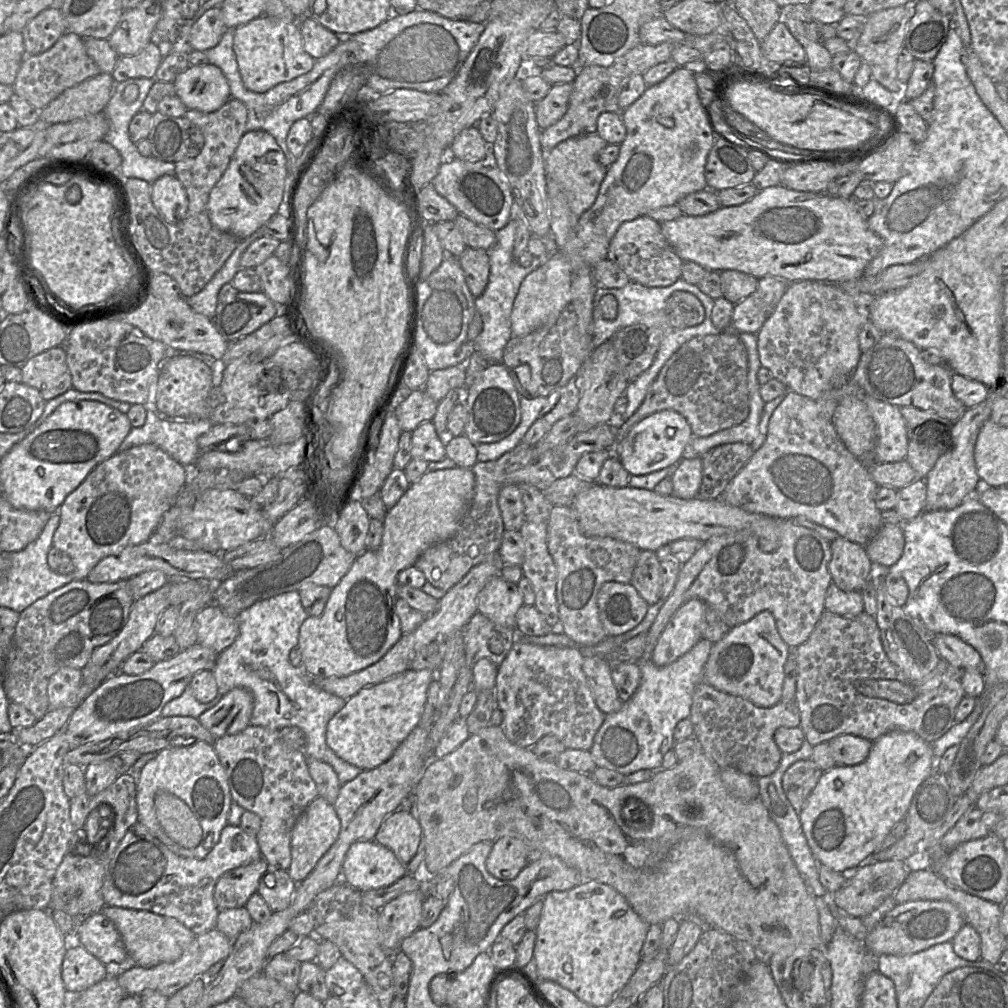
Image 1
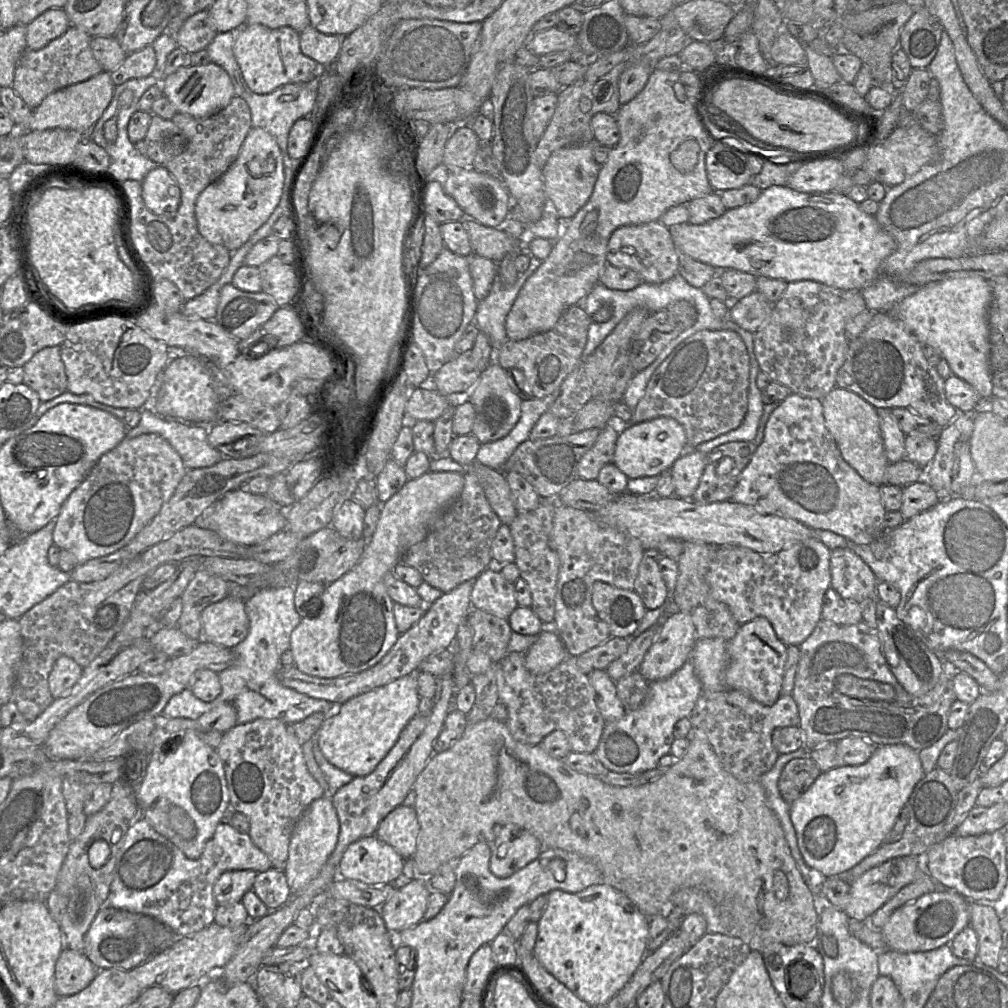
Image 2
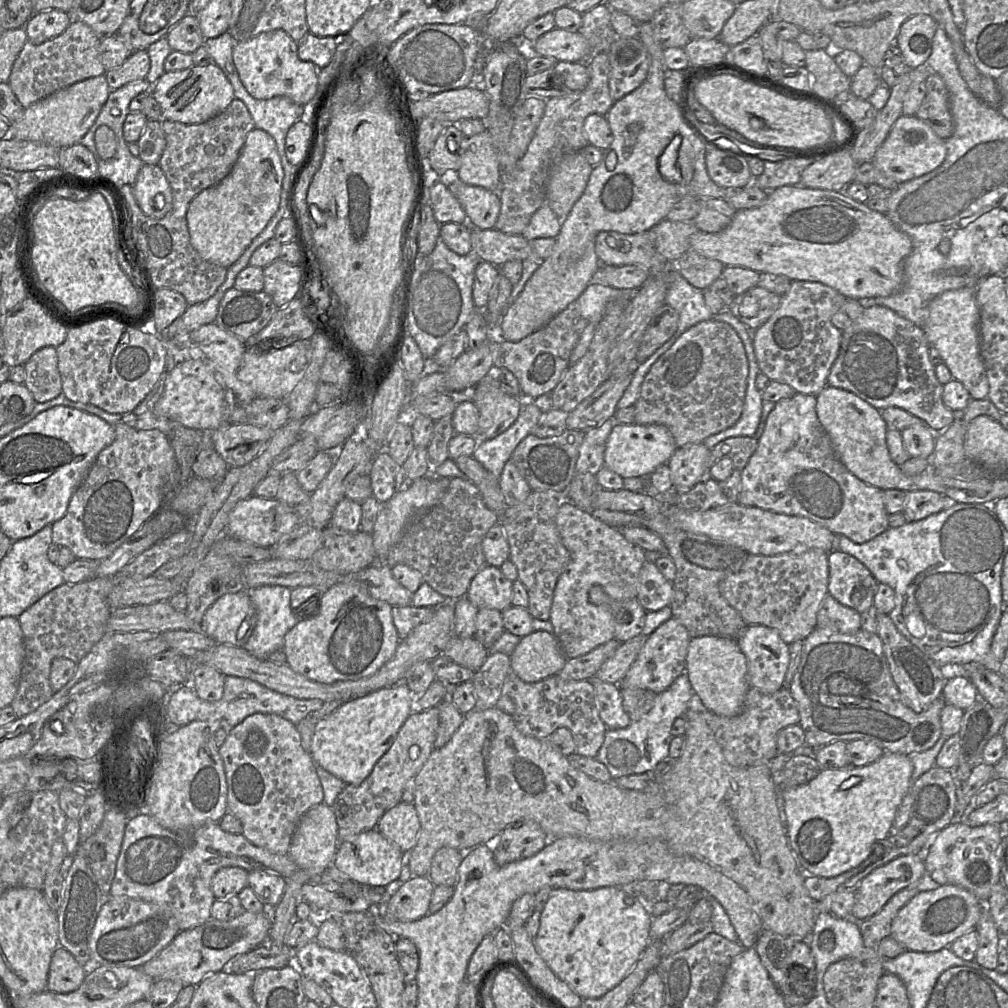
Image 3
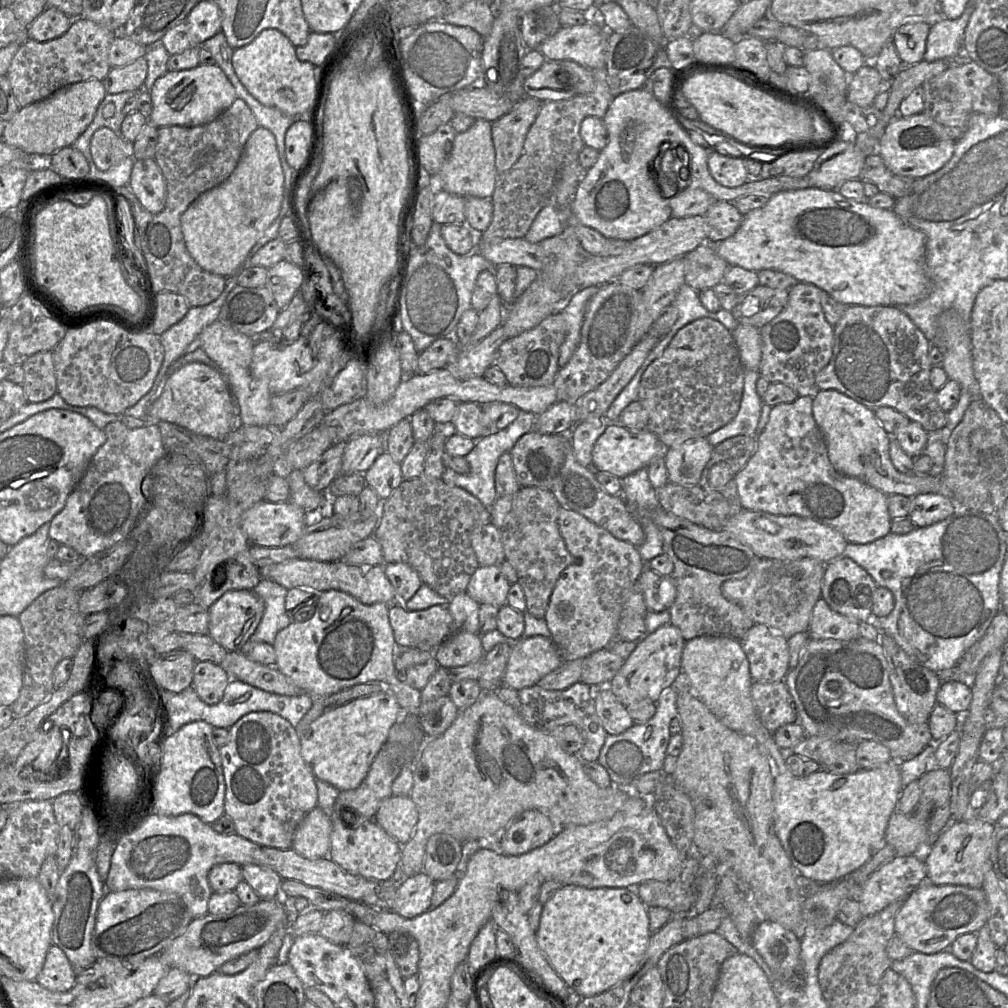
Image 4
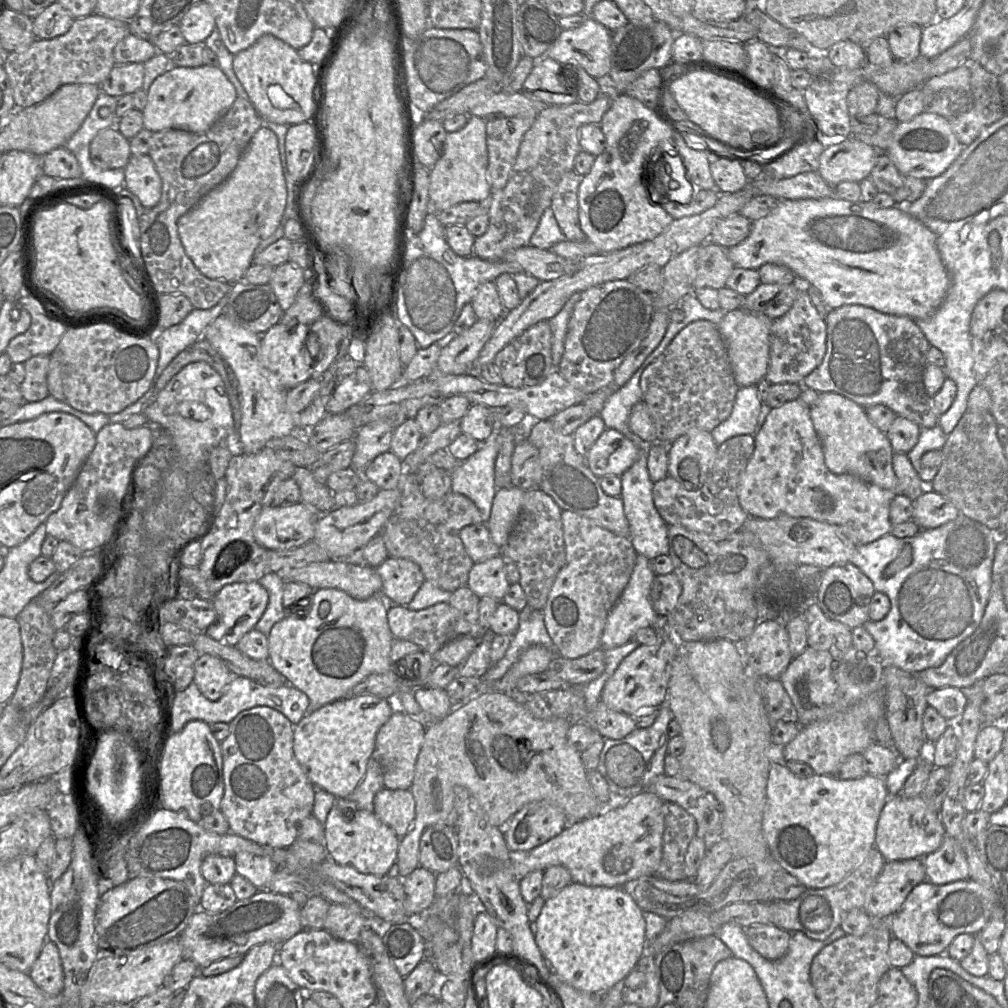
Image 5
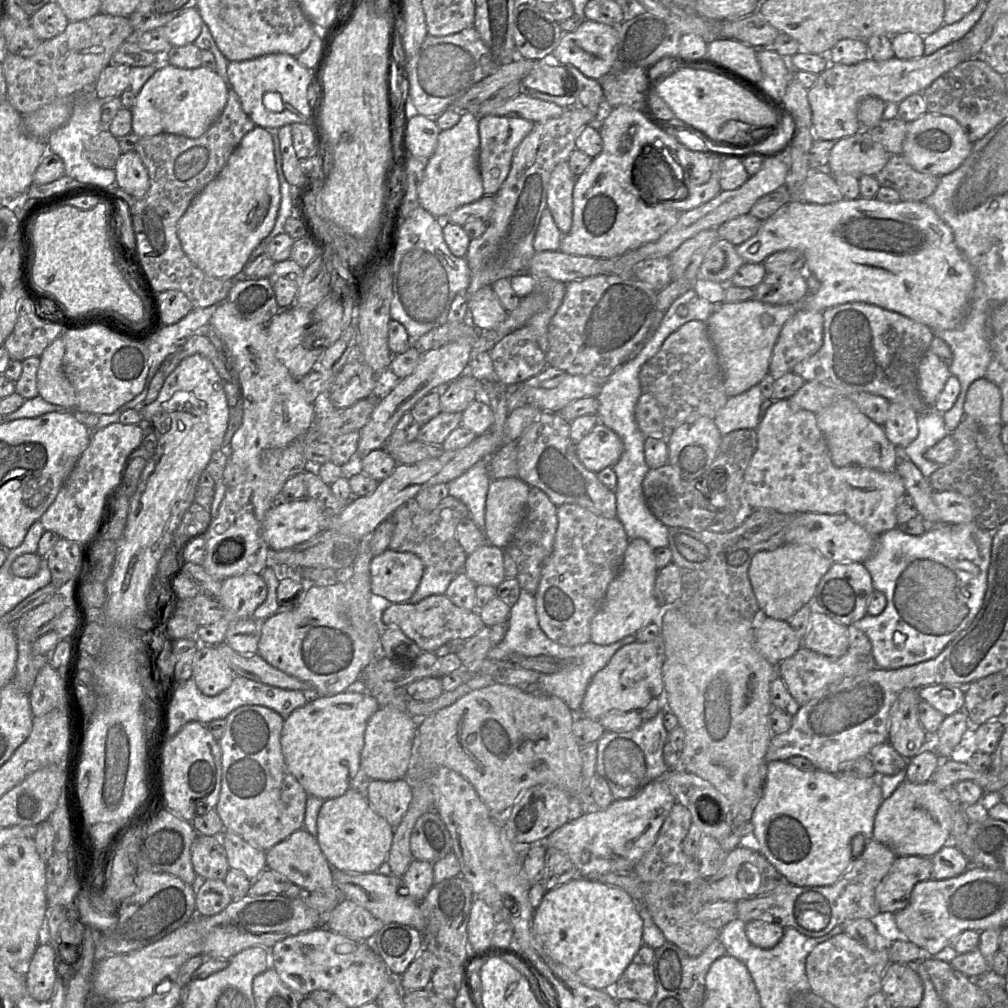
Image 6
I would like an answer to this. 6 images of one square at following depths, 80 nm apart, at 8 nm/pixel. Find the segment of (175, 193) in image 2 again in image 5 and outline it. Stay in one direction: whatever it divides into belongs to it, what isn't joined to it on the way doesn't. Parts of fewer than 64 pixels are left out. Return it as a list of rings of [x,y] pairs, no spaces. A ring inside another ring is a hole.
[[[148,154],[131,155],[124,171],[125,187],[144,207],[155,207],[161,198],[162,181],[151,157]]]

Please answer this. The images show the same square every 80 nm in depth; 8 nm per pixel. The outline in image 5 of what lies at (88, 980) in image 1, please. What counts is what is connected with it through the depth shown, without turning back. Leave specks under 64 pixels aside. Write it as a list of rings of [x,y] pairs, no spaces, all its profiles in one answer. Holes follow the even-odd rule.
[[[46,938],[42,949],[27,972],[42,991],[55,996],[64,986],[64,973],[57,946]]]

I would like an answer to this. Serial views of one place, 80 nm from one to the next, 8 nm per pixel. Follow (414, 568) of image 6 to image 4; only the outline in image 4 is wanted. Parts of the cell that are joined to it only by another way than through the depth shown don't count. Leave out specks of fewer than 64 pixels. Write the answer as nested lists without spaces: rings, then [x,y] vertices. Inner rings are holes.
[[[384,563],[384,571],[391,582],[398,603],[410,600],[422,585],[418,572],[405,563]]]

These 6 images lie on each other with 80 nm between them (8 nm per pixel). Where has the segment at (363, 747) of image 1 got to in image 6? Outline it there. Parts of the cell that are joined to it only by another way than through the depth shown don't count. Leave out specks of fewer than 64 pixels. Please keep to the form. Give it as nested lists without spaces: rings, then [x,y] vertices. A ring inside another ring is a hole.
[[[343,692],[334,696],[325,697],[311,697],[310,700],[300,708],[295,709],[290,716],[284,720],[281,736],[280,745],[282,754],[286,766],[290,773],[296,778],[296,780],[303,787],[308,795],[316,796],[318,798],[328,800],[342,796],[348,789],[352,788],[352,781],[360,771],[360,756],[364,746],[364,734],[367,727],[367,723],[371,716],[380,709],[378,701],[371,695],[365,692]]]

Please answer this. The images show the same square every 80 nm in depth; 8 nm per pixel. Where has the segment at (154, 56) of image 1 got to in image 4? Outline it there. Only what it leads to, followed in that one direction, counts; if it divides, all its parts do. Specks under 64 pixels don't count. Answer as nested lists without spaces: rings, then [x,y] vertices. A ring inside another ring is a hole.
[[[144,57],[120,67],[112,67],[103,81],[108,94],[139,91],[147,76],[147,60]]]

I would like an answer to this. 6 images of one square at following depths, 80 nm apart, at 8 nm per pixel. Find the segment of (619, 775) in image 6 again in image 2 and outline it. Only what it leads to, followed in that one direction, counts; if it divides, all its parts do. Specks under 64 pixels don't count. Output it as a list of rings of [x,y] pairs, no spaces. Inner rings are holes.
[[[691,660],[671,676],[649,682],[643,704],[614,722],[606,722],[594,756],[607,771],[641,774],[658,766],[659,759],[670,753],[674,740],[673,728],[677,721],[688,717],[694,708],[702,686]]]

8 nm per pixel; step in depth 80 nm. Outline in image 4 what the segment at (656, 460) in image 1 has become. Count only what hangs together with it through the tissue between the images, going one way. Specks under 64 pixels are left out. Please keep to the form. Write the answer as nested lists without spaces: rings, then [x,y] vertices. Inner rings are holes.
[[[610,423],[594,445],[591,468],[595,472],[608,472],[622,479],[648,467],[654,458],[665,456],[665,452],[659,438],[651,431],[635,432],[620,423]]]

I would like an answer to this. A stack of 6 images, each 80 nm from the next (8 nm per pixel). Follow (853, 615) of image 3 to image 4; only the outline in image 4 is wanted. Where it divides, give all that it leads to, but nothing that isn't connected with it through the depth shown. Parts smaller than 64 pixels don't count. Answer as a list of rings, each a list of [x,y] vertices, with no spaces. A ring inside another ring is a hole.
[[[820,598],[813,608],[808,634],[814,640],[850,641],[859,637],[859,625],[860,622],[855,618],[833,611]]]

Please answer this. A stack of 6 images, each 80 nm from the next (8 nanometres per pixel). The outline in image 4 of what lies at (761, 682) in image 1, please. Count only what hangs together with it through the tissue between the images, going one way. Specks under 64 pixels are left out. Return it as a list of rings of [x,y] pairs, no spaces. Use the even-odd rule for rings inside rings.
[[[754,624],[740,641],[754,682],[784,681],[789,672],[788,640],[764,624]]]

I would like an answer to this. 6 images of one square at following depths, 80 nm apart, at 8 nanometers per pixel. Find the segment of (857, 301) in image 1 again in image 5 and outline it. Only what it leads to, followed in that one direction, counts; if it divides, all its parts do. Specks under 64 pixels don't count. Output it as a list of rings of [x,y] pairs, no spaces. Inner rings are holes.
[[[807,290],[799,292],[789,311],[775,319],[770,329],[769,365],[765,378],[771,384],[803,384],[803,380],[823,361],[826,353],[827,326],[824,316],[813,305]]]

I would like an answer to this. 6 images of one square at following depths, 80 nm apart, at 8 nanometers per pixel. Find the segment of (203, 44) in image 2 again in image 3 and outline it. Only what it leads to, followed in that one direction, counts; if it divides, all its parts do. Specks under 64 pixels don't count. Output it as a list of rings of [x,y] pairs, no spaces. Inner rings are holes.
[[[196,14],[185,15],[166,35],[172,51],[192,54],[203,45],[203,37]]]

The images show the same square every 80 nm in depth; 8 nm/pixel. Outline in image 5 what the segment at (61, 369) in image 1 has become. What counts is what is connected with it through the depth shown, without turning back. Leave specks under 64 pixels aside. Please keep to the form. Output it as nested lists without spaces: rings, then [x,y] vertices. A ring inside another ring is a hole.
[[[38,355],[25,361],[25,377],[19,385],[24,402],[37,402],[49,396],[47,374],[50,358]]]

